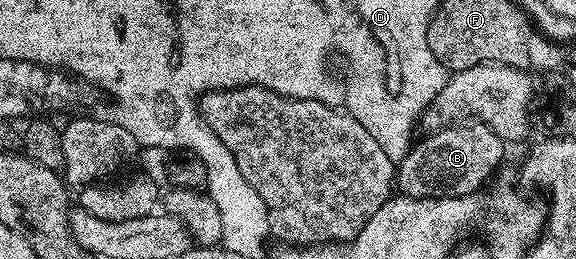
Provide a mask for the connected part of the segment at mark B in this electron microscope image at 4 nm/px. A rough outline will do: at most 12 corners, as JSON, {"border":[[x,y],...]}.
{"border":[[477,121],[419,138],[396,167],[409,199],[472,195],[504,140]]}

